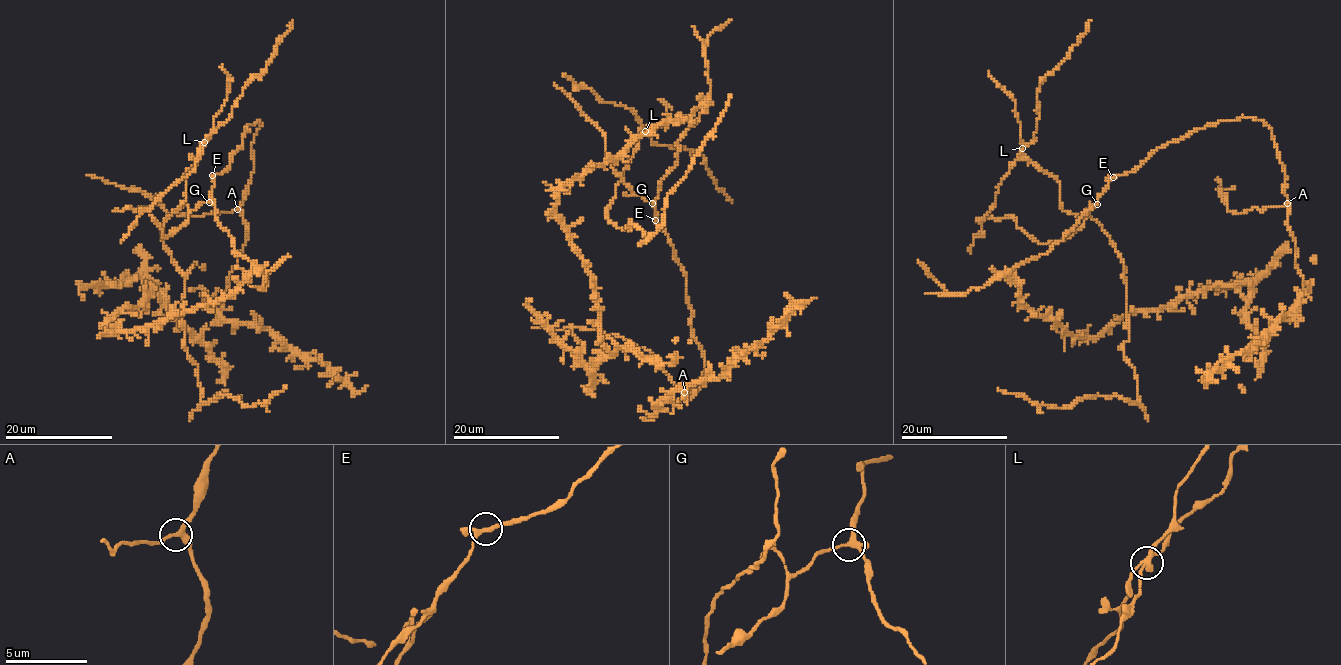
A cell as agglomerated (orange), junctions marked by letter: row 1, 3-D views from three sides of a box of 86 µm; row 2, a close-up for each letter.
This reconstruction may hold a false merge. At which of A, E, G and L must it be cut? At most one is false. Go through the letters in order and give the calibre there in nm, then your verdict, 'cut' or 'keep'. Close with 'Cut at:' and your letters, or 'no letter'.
A: 260 nm | keep
E: 220 nm | keep
G: 240 nm | keep
L: 240 nm | cut
Cut at: L

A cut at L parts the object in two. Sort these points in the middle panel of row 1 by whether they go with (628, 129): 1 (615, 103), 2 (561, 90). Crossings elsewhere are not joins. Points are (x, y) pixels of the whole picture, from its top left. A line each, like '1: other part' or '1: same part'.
1: other part
2: same part

